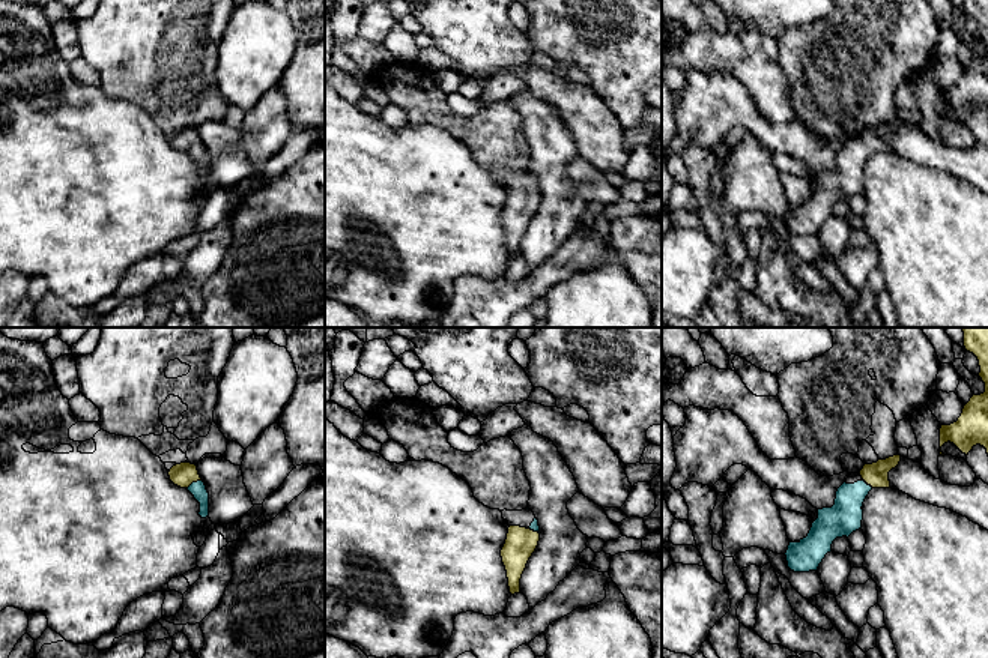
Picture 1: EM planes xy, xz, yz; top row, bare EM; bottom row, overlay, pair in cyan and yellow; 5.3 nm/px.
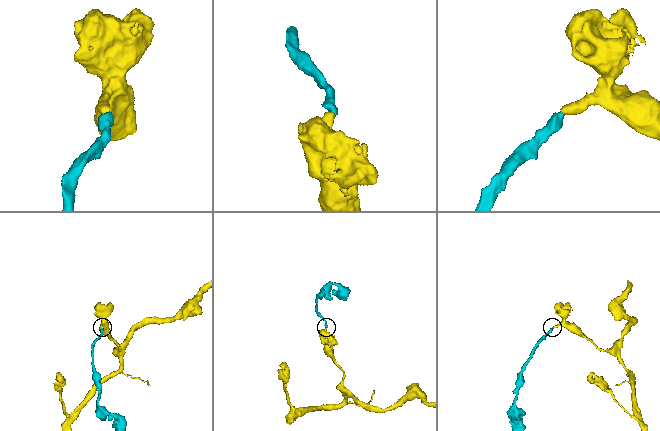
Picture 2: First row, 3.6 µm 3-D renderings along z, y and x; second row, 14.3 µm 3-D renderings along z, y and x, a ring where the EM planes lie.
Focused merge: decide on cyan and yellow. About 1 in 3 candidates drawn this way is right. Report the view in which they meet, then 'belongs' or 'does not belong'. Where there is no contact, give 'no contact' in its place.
xy | belongs

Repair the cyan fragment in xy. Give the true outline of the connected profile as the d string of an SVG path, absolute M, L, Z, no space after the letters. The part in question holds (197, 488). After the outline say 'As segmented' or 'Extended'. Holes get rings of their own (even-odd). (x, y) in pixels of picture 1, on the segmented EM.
M191 463L176 464L170 469L168 476L174 485L186 488L200 503L199 515L202 518L209 517L209 493L199 475L197 466Z. Extended

